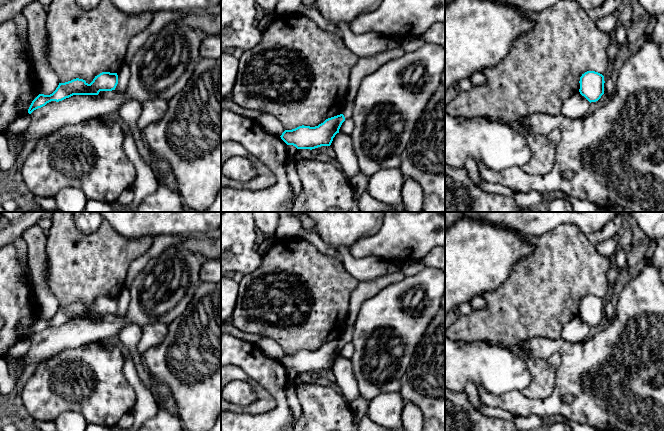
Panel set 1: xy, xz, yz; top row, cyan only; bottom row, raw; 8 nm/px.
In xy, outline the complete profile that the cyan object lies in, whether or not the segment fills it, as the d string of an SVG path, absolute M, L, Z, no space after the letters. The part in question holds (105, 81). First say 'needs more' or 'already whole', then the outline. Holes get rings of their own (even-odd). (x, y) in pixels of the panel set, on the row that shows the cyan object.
already whole; M102 72L95 76L93 81L88 84L83 79L73 79L65 83L59 83L56 90L50 95L39 94L31 103L28 113L45 106L51 101L62 101L73 95L98 95L100 91L115 90L118 84L117 73Z

